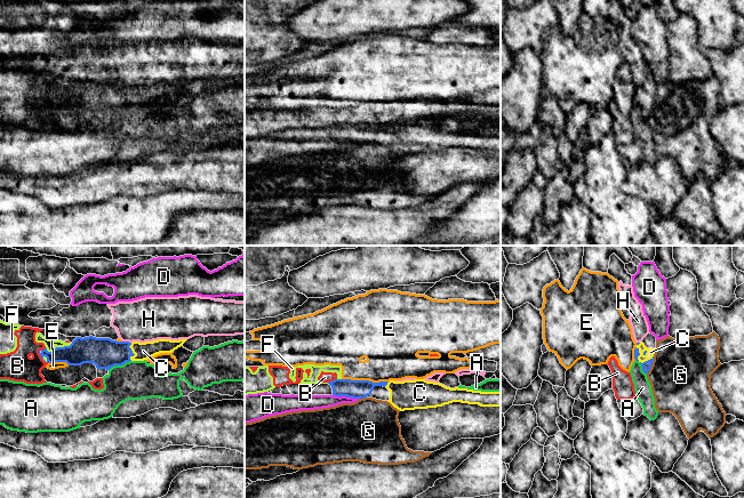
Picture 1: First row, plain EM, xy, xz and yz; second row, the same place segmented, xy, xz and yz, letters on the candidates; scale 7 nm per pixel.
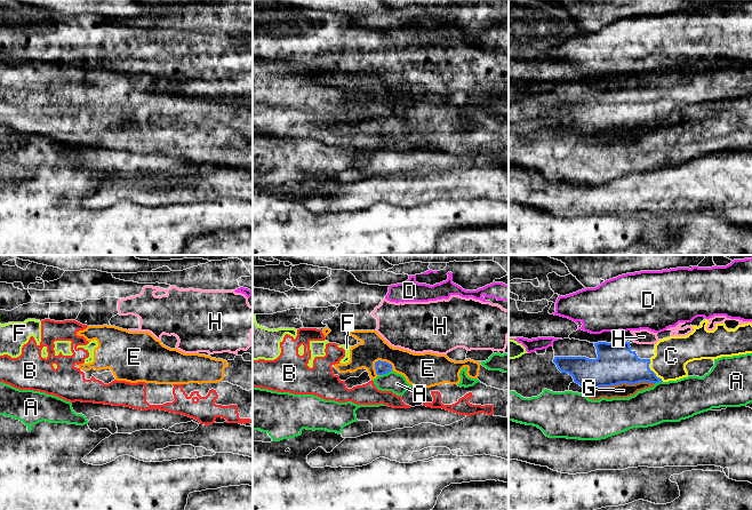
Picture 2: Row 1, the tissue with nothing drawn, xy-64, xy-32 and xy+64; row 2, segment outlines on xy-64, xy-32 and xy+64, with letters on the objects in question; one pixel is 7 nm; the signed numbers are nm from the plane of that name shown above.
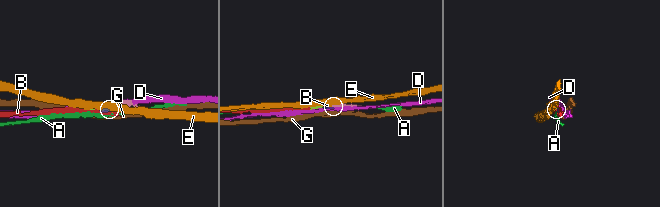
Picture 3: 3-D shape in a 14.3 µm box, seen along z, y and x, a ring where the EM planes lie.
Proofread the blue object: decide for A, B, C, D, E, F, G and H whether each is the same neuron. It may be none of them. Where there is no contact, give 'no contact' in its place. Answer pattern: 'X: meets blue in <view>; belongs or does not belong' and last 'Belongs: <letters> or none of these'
A: meets blue in xy; does not belong
B: meets blue in xy; does not belong
C: meets blue in xy; belongs
D: meets blue in xz; does not belong
E: meets blue in xz; does not belong
F: meets blue in xy; does not belong
G: meets blue in yz; does not belong
H: meets blue in xy; does not belong
Belongs: C

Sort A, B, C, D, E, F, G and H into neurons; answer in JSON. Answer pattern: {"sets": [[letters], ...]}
{"sets": [["A"], ["B", "F"], ["C"], ["D"], ["E"], ["G"], ["H"]]}

